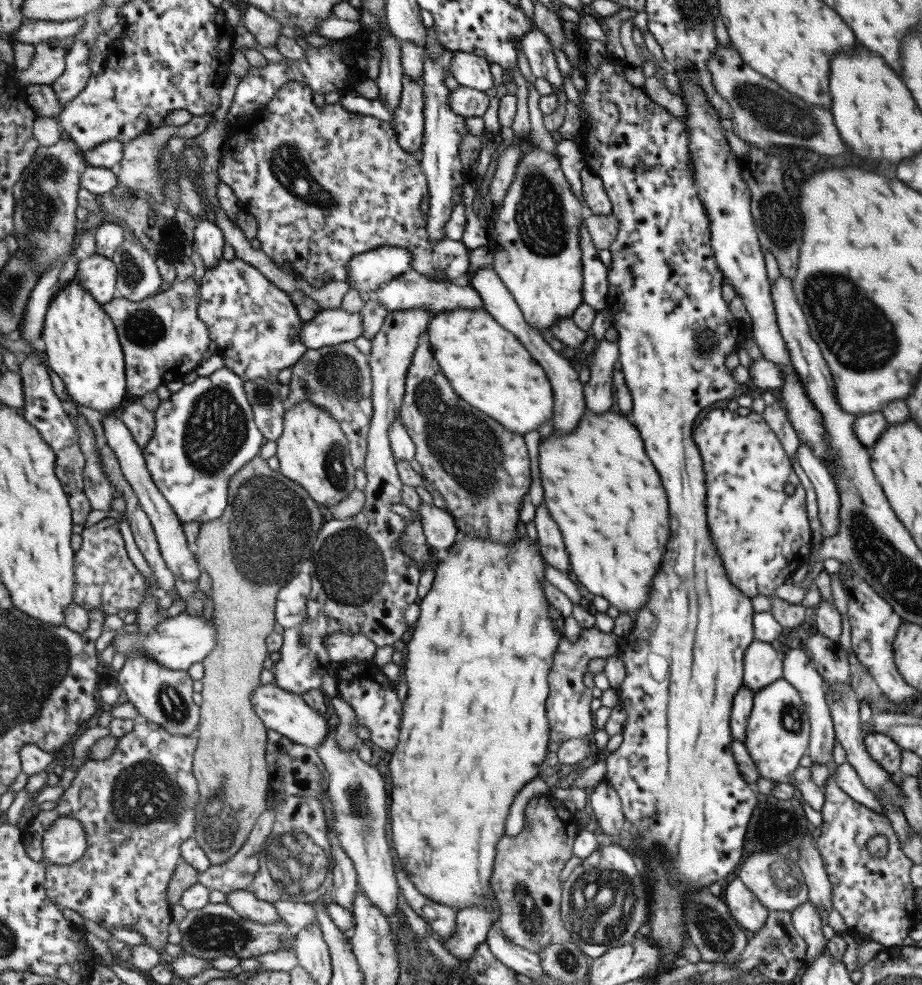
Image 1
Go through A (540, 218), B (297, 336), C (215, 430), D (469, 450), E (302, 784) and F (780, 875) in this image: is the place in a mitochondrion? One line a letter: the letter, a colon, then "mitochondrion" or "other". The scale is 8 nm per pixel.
A: mitochondrion
B: other
C: mitochondrion
D: mitochondrion
E: other
F: mitochondrion

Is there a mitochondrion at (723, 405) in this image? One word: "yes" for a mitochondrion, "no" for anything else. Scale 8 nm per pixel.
no

